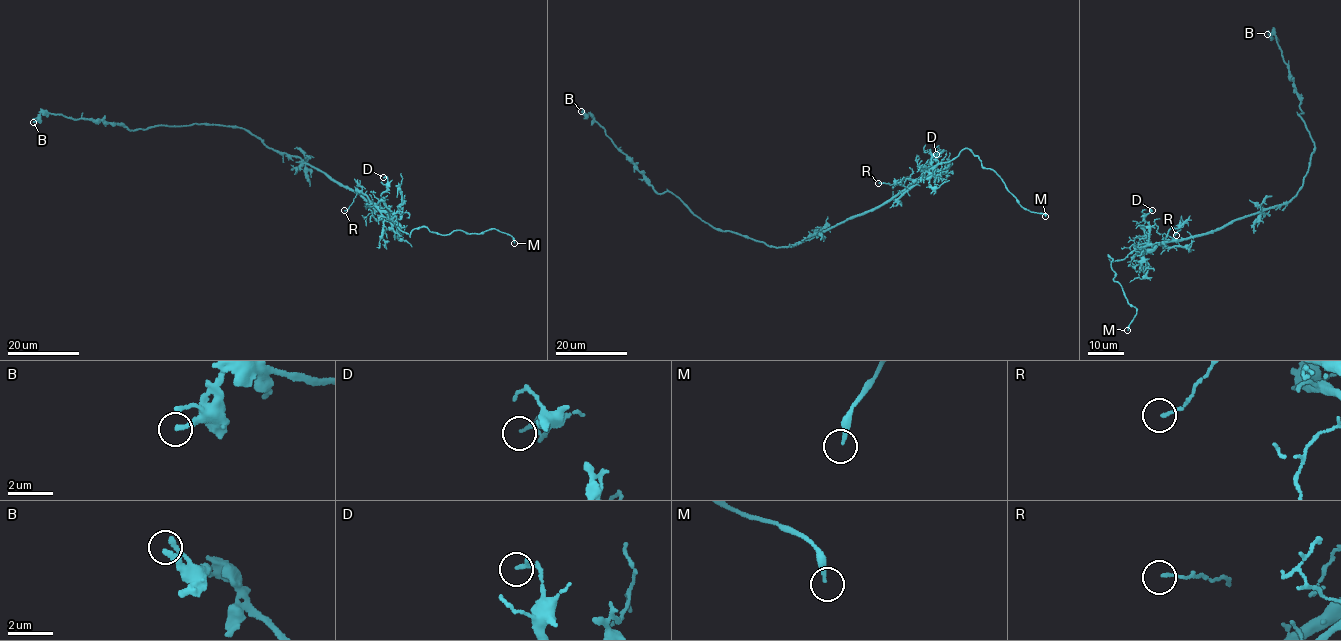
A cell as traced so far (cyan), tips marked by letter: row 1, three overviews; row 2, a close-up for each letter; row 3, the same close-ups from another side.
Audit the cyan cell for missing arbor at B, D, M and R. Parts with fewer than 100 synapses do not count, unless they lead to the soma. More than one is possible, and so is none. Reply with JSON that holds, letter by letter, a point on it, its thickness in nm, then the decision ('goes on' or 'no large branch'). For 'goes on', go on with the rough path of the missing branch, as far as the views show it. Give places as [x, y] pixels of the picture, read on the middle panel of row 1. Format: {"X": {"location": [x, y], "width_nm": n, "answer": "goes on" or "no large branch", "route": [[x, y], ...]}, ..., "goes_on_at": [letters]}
{"B": {"location": [581, 111], "width_nm": 200, "answer": "no large branch"}, "D": {"location": [936, 154], "width_nm": 110, "answer": "no large branch"}, "M": {"location": [1045, 216], "width_nm": 200, "answer": "goes on", "route": [[1045, 216], [1045, 220], [1064, 226], [1071, 236]]}, "R": {"location": [878, 183], "width_nm": 100, "answer": "no large branch"}, "goes_on_at": ["M"]}

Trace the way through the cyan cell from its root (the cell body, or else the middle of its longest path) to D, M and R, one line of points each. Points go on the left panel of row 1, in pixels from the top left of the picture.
D: (304, 161), (391, 216), (393, 214), (381, 196), (387, 189), (388, 181), (383, 177)
M: (304, 161), (352, 189), (410, 236), (423, 226), (446, 235), (493, 229), (509, 234), (514, 243)
R: (304, 161), (374, 205), (359, 192), (344, 210)

